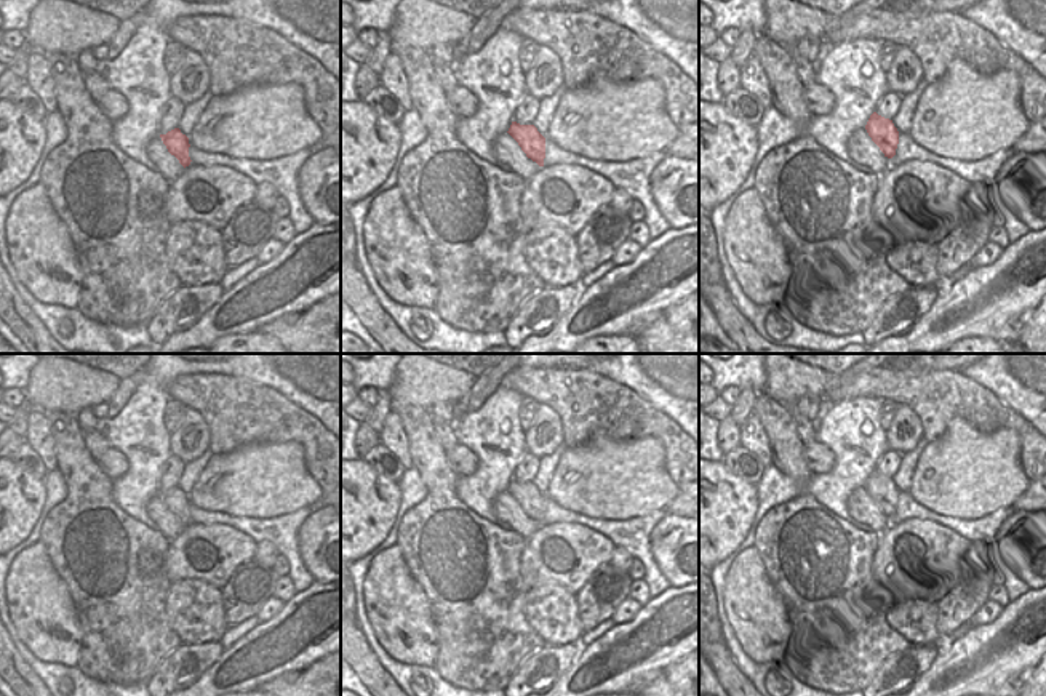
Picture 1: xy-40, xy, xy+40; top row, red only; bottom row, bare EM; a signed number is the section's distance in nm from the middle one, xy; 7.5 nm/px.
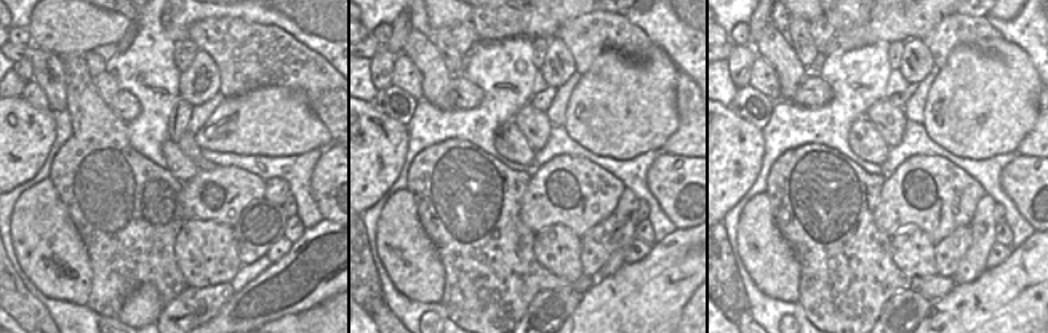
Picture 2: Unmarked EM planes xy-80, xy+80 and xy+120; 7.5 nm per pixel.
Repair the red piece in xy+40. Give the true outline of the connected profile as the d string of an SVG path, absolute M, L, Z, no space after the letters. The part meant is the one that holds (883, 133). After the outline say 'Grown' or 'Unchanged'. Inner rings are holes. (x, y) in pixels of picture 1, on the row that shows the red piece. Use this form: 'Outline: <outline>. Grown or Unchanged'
Outline: M873 112L865 125L872 141L880 147L884 157L892 158L899 144L899 131L892 120Z. Unchanged

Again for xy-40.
Outline: M174 128L166 134L160 134L160 138L168 152L174 155L184 168L190 165L192 160L189 157L189 138L182 134L179 128Z. Unchanged

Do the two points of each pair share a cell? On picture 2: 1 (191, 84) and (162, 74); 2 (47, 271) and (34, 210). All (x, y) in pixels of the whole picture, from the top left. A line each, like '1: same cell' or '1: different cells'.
1: different cells
2: same cell

